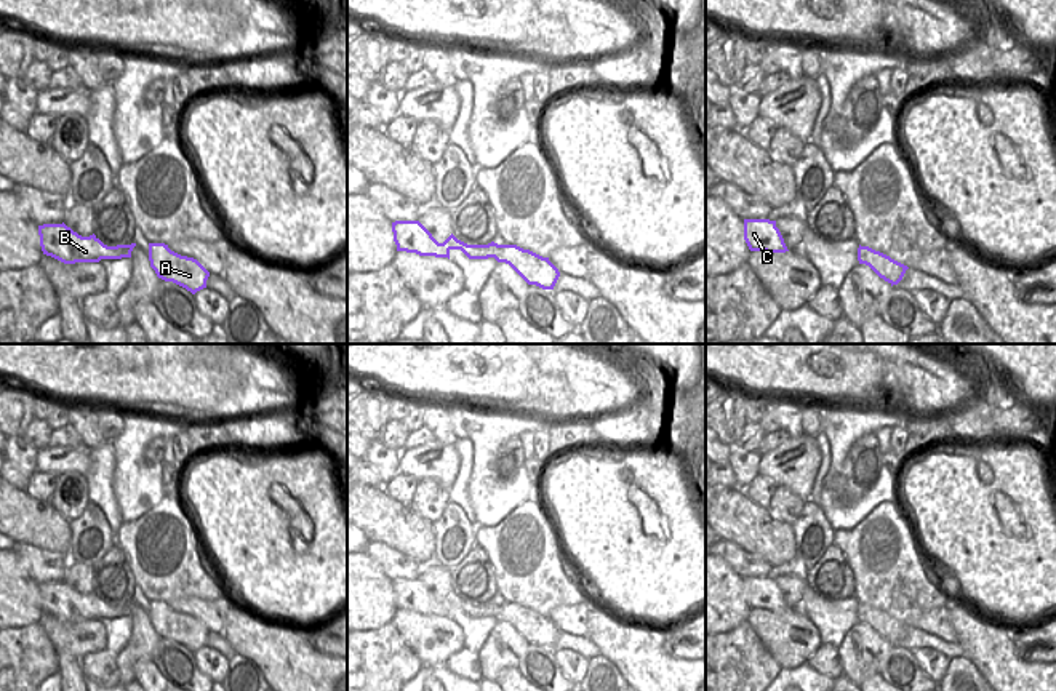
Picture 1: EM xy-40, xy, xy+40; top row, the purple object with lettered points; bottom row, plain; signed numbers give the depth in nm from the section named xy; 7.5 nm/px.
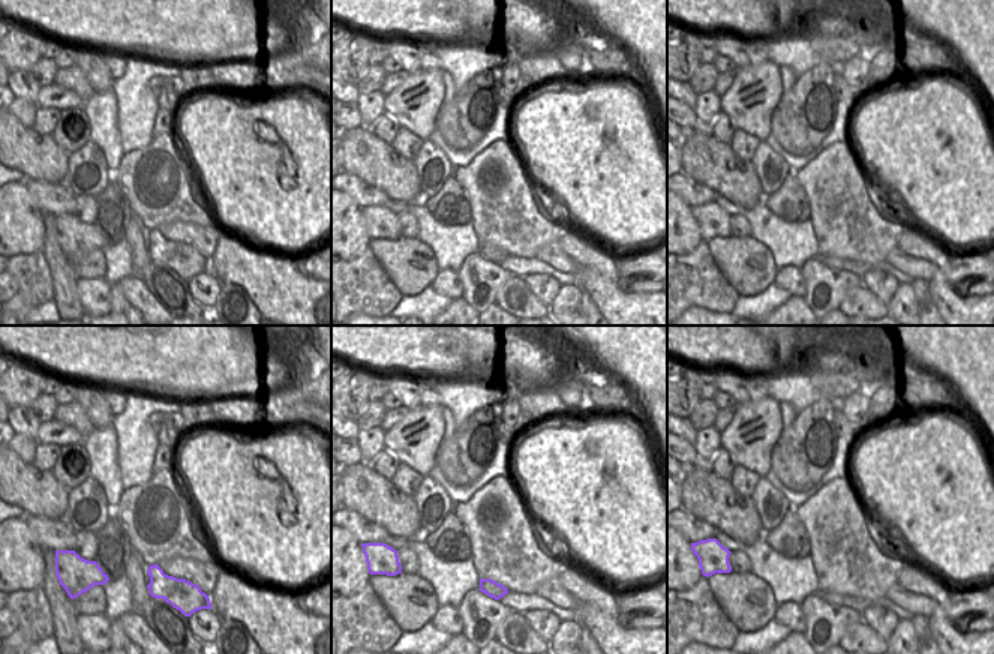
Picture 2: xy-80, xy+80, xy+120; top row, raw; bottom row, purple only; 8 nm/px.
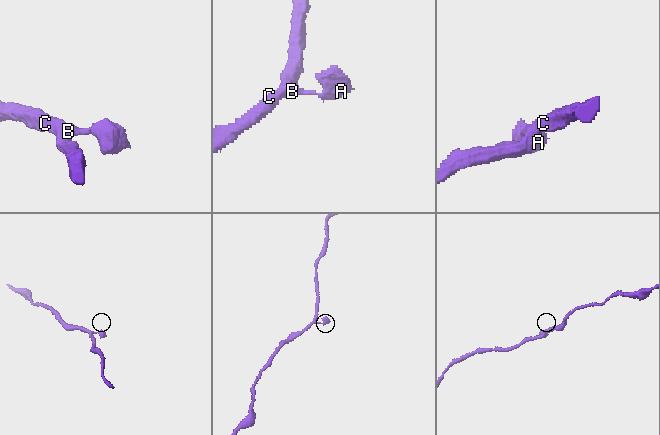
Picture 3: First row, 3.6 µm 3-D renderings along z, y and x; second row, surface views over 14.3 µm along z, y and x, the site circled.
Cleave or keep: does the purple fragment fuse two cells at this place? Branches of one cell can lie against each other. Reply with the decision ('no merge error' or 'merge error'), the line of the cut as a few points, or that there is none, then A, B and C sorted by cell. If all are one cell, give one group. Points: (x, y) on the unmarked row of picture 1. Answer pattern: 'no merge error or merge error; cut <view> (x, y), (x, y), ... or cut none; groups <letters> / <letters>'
no merge error; cut none; groups A B C

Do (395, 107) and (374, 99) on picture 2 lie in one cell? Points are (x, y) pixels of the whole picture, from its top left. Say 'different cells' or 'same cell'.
different cells

